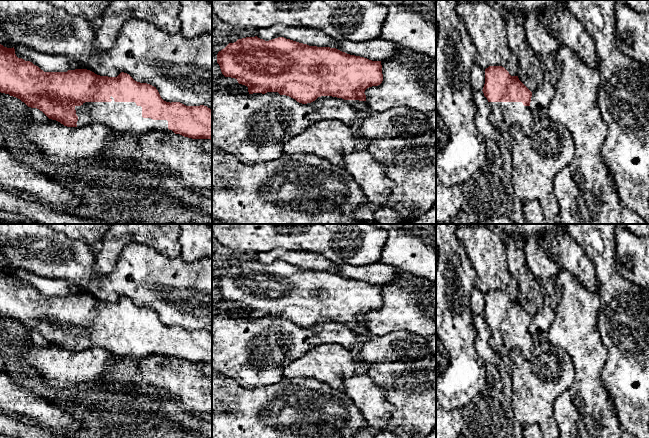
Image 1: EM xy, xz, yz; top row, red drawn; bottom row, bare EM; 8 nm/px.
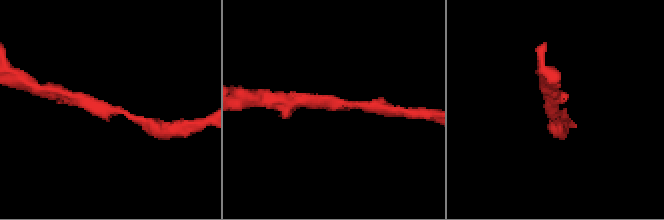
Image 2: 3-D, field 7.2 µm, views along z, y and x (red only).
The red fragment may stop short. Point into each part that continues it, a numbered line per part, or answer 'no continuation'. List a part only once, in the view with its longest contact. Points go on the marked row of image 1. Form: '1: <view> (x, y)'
1: xy (119, 117)

